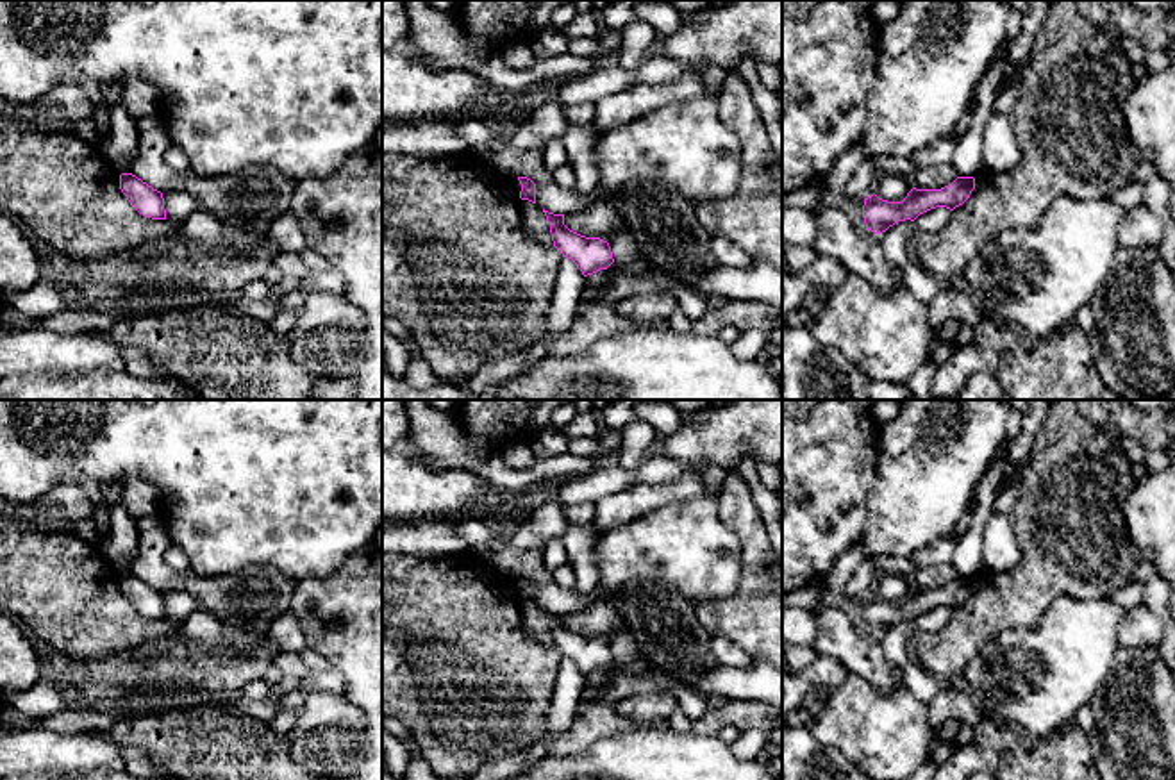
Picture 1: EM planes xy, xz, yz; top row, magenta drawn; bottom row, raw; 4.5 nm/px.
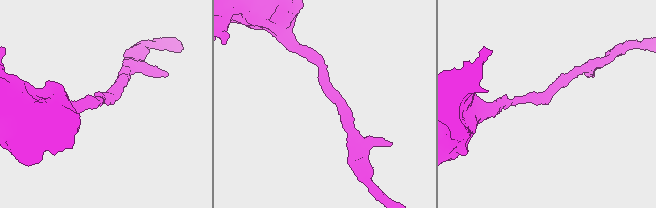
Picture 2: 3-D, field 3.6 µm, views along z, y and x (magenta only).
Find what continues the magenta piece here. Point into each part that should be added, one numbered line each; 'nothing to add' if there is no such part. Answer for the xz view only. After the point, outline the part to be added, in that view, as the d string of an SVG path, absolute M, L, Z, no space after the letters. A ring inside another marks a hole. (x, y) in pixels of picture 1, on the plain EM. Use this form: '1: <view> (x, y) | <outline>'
nothing to add

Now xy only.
nothing to add

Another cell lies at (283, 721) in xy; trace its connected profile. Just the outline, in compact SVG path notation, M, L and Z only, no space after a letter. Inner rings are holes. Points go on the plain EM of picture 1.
M288 691L282 694L282 705L279 712L266 721L268 728L273 730L279 735L286 735L296 719L296 710L304 705L304 693L298 691Z

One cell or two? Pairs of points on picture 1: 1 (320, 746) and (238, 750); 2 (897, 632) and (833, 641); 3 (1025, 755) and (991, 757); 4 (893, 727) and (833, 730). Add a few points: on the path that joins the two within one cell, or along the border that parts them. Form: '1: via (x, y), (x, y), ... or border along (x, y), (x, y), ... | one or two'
1: border along (286, 734), (290, 755), (295, 761) | two
2: border along (877, 634), (884, 655), (893, 664) | two
3: border along (970, 739), (991, 746), (1002, 761) | two
4: via (879, 727), (847, 727) | one

